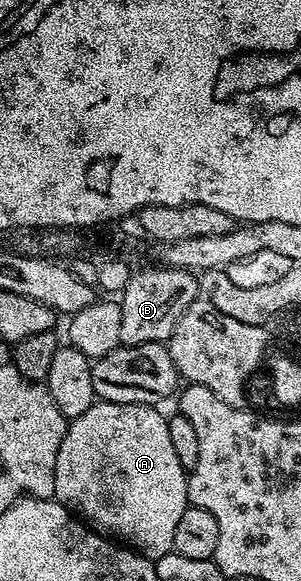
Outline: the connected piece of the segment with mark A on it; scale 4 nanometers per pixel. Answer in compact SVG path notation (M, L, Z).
M94 401L91 409L87 409L87 413L83 413L79 418L72 420L65 428L63 445L59 445L59 457L55 458L55 489L53 493L53 498L57 502L84 520L88 526L96 529L106 537L112 537L116 542L136 551L138 555L144 555L145 558L154 561L173 551L175 528L179 526L179 517L183 517L183 513L191 505L189 502L187 469L179 461L179 457L176 456L175 448L171 446L168 418L164 414L161 416L157 411L160 410L156 406L147 403L107 403L104 401Z

